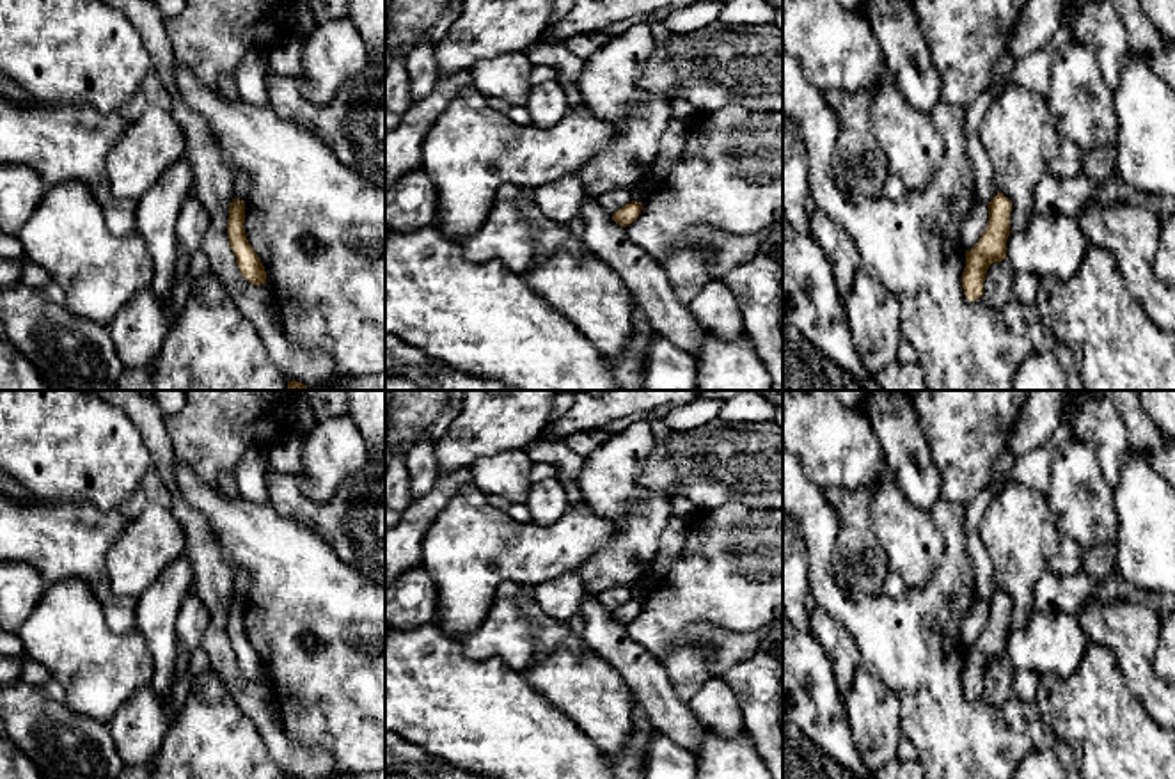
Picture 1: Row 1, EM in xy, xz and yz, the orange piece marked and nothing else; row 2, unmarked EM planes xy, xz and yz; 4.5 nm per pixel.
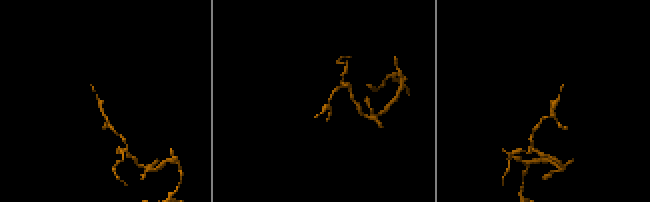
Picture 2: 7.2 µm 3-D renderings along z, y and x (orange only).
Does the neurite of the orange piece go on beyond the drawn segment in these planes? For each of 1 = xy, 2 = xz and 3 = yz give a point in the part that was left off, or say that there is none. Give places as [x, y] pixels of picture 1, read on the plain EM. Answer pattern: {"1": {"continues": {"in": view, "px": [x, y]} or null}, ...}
{"1": {"continues": null}, "2": {"continues": null}, "3": {"continues": null}}

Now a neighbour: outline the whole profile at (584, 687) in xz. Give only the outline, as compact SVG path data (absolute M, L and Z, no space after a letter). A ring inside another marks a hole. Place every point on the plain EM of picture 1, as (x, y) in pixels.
M559 646L540 655L525 678L607 756L627 749L635 699L600 655Z

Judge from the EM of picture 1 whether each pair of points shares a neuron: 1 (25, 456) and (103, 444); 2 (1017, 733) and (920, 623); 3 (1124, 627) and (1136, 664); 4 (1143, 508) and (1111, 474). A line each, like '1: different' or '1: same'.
1: same
2: same
3: same
4: different

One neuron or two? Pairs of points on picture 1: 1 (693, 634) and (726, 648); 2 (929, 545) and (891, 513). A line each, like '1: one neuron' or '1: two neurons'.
1: one neuron
2: one neuron

